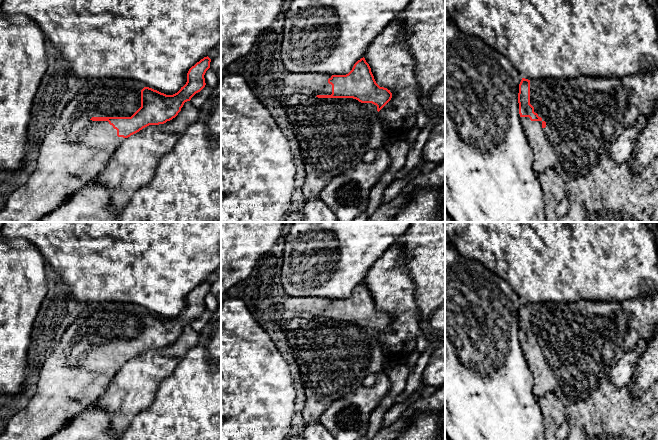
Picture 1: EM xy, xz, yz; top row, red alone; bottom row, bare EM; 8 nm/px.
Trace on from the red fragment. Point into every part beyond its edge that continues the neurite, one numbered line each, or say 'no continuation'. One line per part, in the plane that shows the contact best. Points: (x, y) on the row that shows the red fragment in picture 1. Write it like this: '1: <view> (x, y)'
1: xy (75, 150)

